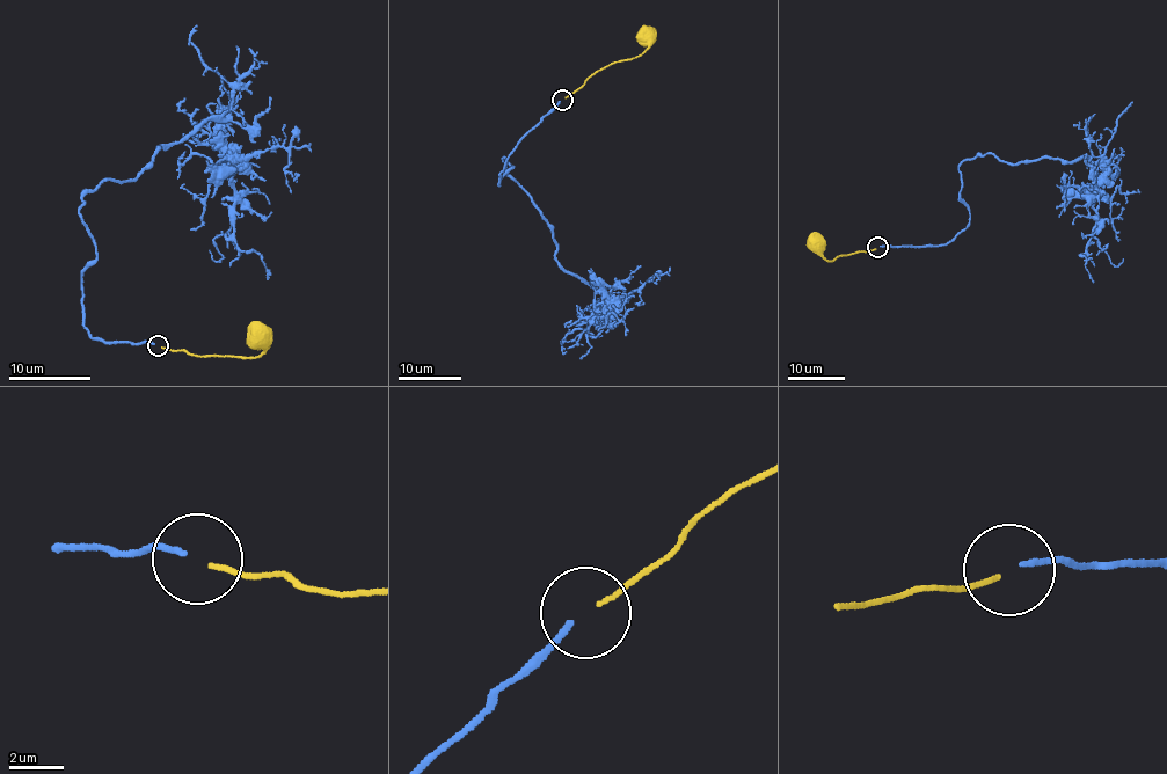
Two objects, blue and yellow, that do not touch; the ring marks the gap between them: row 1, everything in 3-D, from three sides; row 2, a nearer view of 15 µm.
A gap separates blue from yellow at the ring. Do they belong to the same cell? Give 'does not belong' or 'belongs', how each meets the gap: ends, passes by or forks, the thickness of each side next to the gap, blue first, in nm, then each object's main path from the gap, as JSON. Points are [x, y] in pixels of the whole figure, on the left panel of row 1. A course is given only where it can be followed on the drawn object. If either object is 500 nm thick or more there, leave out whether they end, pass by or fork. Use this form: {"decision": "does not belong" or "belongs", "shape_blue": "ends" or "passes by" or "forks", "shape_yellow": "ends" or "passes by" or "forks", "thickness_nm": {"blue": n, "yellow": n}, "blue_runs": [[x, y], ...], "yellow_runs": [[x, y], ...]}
{"decision": "does not belong", "shape_blue": "ends", "shape_yellow": "ends", "thickness_nm": {"blue": 200, "yellow": 170}, "blue_runs": [[154, 344], [85, 325], [84, 196], [220, 117], [233, 224], [223, 257], [210, 249]], "yellow_runs": [[160, 347], [250, 358], [263, 348], [255, 323]]}

